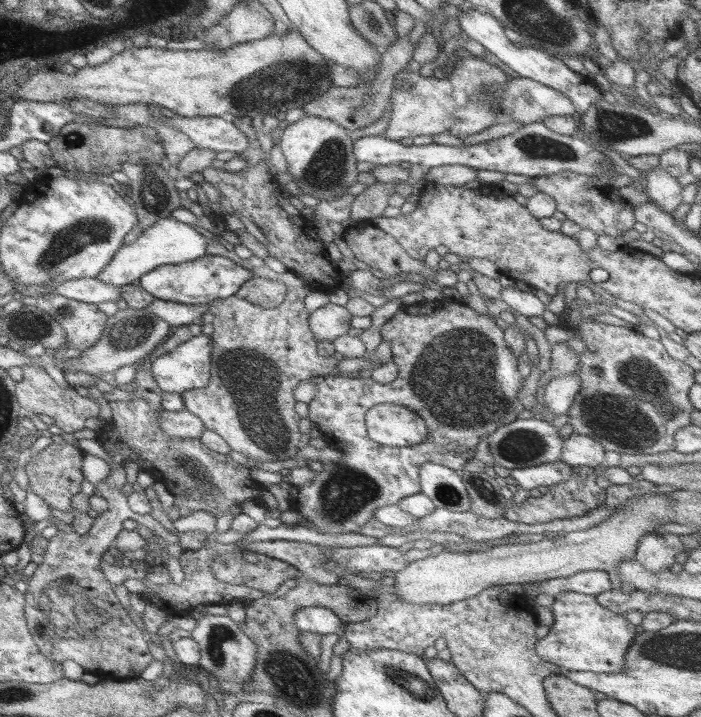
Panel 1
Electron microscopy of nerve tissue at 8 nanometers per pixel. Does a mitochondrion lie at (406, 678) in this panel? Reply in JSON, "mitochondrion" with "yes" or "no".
{"mitochondrion":"yes"}

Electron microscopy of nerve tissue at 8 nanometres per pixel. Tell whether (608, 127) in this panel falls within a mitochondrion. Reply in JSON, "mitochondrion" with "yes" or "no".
{"mitochondrion":"yes"}

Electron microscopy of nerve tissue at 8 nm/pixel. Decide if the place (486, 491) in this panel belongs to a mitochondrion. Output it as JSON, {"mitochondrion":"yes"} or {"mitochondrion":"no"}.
{"mitochondrion":"yes"}

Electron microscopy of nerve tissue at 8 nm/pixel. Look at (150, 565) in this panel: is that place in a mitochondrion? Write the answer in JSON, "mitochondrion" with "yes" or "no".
{"mitochondrion":"no"}

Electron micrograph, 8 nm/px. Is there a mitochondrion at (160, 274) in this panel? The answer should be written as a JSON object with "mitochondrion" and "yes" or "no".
{"mitochondrion":"no"}

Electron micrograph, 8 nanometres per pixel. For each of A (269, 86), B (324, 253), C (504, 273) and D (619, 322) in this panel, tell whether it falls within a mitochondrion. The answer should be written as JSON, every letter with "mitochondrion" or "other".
{"A":"mitochondrion","B":"other","C":"other","D":"other"}

